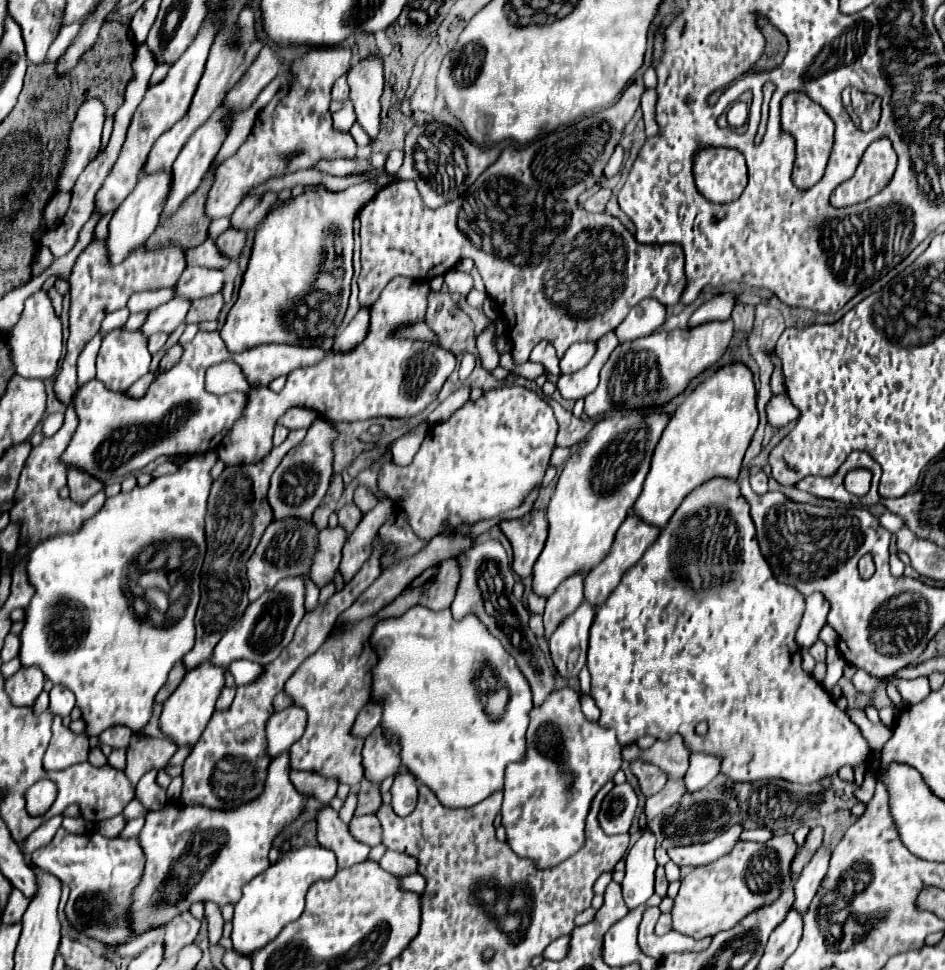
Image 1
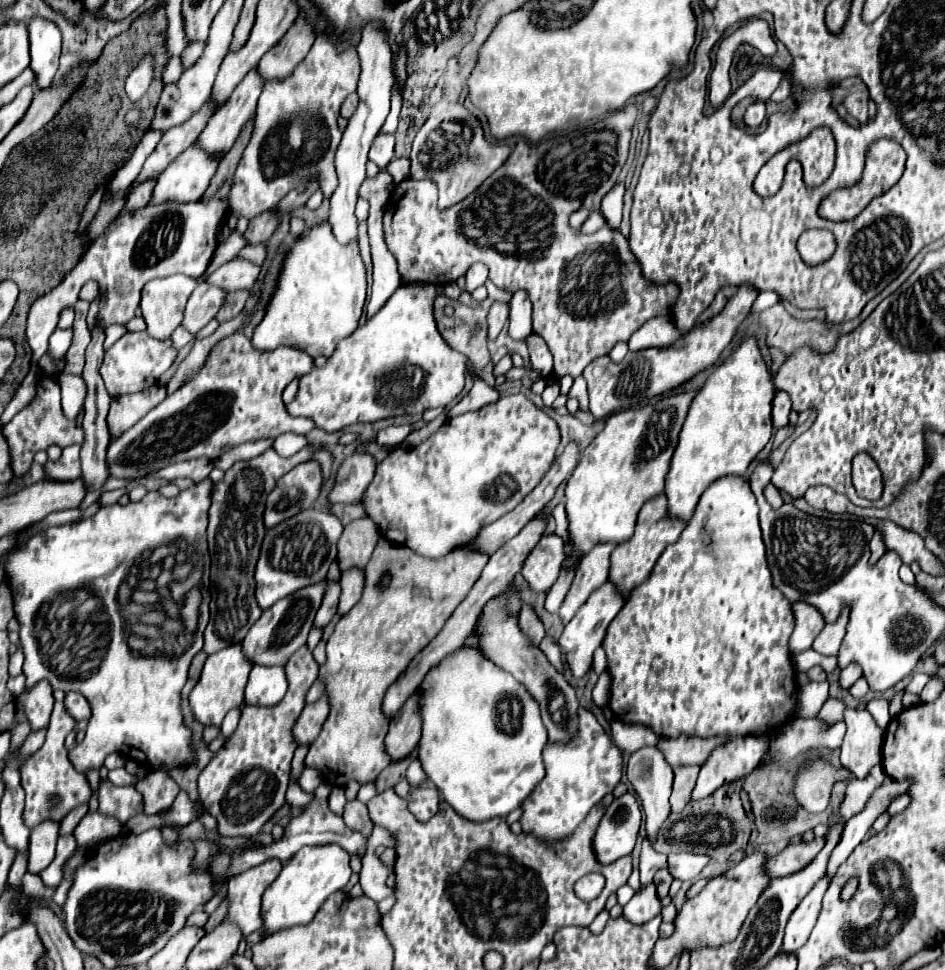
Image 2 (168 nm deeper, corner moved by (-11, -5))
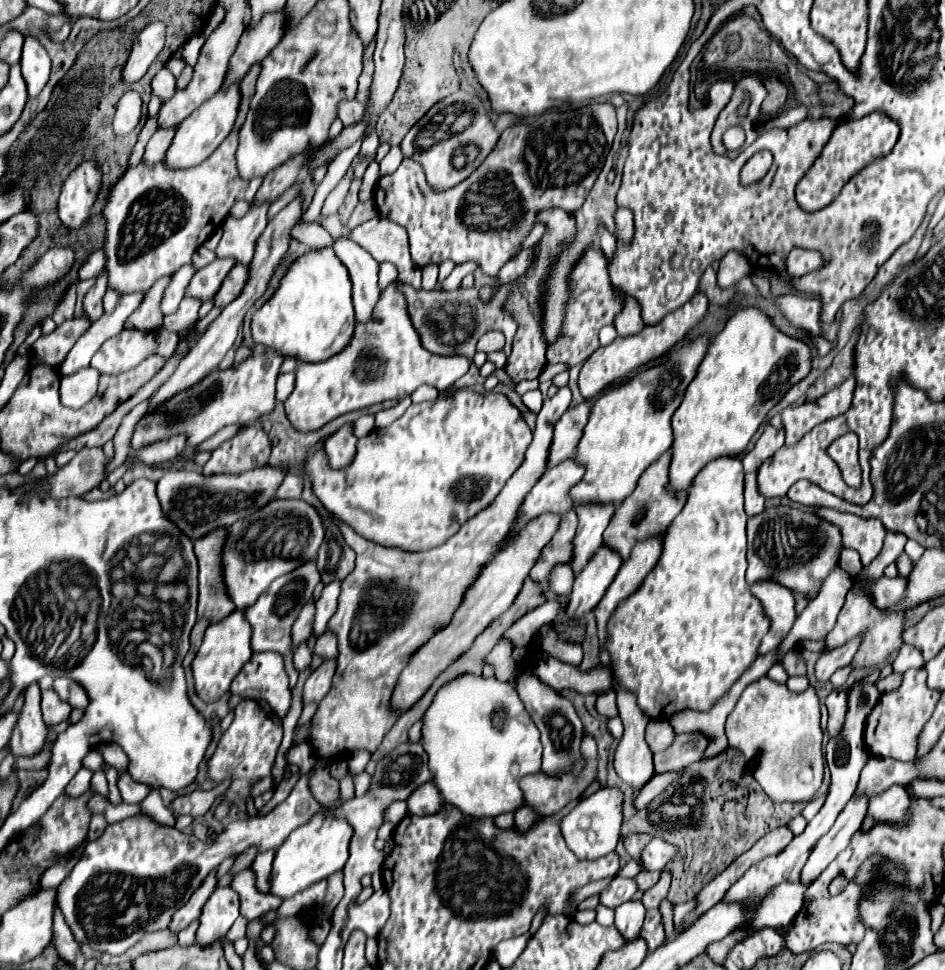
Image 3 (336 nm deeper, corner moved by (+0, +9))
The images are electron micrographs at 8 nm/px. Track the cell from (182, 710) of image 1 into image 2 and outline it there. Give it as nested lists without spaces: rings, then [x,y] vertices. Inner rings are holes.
[[[241,643],[231,645],[231,647],[223,649],[223,651],[213,653],[211,657],[207,657],[201,679],[199,679],[199,683],[195,685],[195,689],[189,695],[191,709],[193,709],[195,717],[203,725],[207,725],[207,727],[217,725],[219,727],[223,717],[227,715],[227,711],[231,711],[231,709],[235,709],[235,707],[239,707],[243,703],[243,691],[245,691],[251,667],[253,667],[253,663],[243,655]]]

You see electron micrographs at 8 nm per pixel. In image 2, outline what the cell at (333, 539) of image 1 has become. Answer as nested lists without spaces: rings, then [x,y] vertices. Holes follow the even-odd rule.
[[[327,581],[327,591],[325,591],[325,597],[323,597],[323,603],[317,611],[317,617],[315,617],[315,627],[319,629],[325,629],[327,623],[333,619],[335,611],[337,611],[337,603],[339,603],[339,583],[331,583]]]

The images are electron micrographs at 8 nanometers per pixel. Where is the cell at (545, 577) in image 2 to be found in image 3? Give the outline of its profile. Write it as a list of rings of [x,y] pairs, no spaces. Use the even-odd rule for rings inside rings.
[[[570,509],[566,515],[562,515],[562,523],[552,537],[552,541],[542,549],[540,559],[530,571],[532,581],[546,581],[550,575],[550,569],[556,563],[568,563],[572,557],[572,539],[576,533],[576,511]]]

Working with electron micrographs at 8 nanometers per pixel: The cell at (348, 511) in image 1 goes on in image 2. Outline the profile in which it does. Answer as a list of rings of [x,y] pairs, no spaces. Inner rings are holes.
[[[363,517],[357,521],[351,521],[337,543],[337,561],[339,561],[339,571],[349,571],[349,569],[365,569],[367,561],[371,559],[371,551],[375,549],[375,543],[379,539],[377,527],[373,527],[373,521]]]

